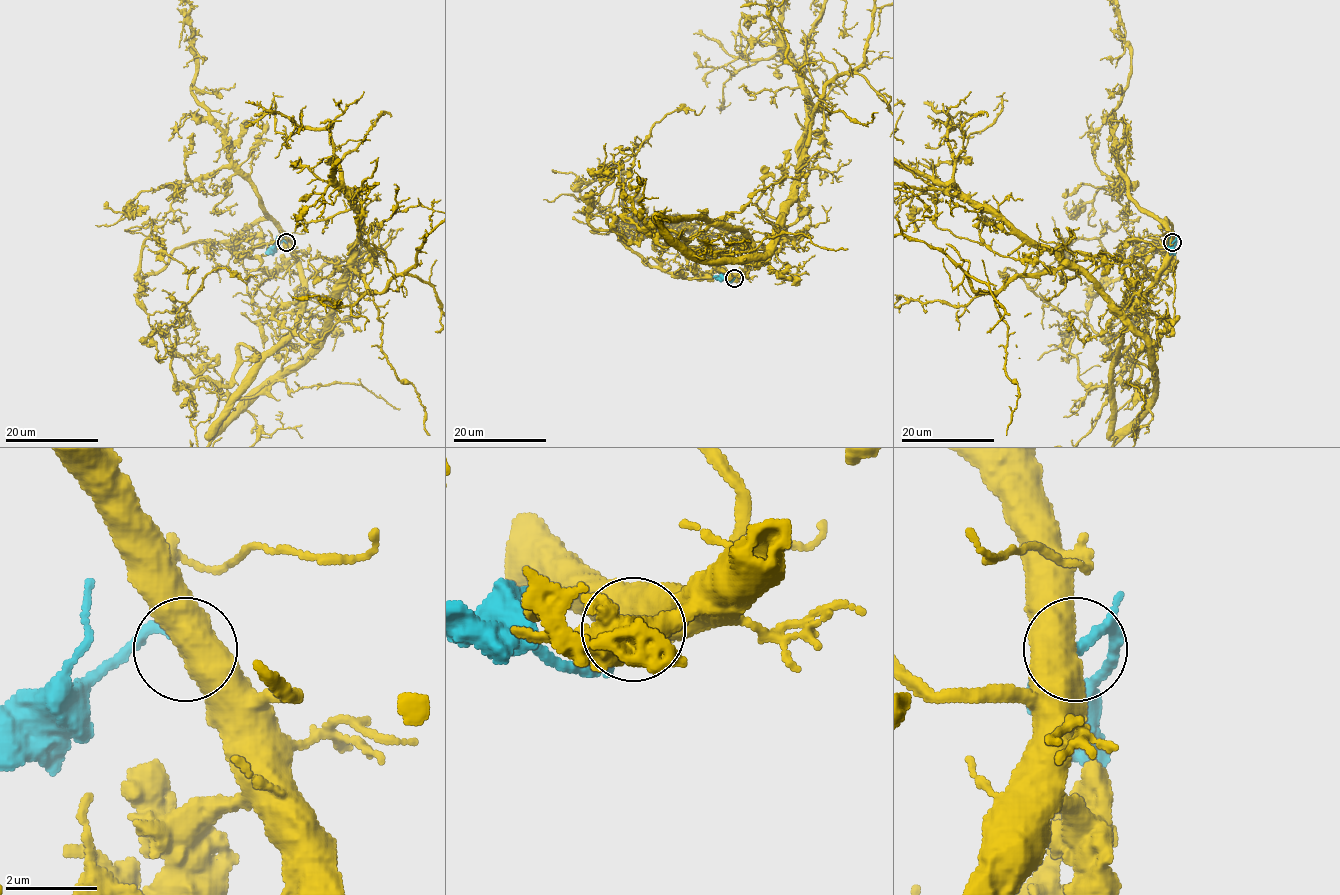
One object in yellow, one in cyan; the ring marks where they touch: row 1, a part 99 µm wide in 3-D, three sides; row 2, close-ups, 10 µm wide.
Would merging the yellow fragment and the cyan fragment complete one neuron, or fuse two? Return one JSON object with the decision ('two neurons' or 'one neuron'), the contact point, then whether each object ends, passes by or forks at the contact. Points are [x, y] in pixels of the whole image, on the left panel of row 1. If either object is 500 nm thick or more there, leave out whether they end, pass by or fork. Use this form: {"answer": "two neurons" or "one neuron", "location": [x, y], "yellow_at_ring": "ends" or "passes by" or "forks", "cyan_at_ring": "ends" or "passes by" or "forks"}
{"answer": "one neuron", "location": [286, 242]}

